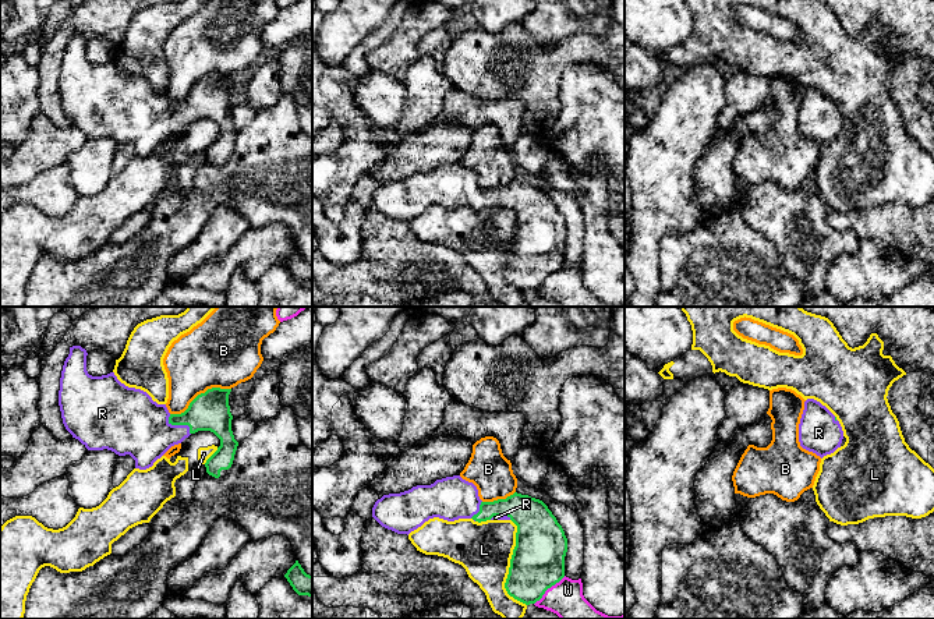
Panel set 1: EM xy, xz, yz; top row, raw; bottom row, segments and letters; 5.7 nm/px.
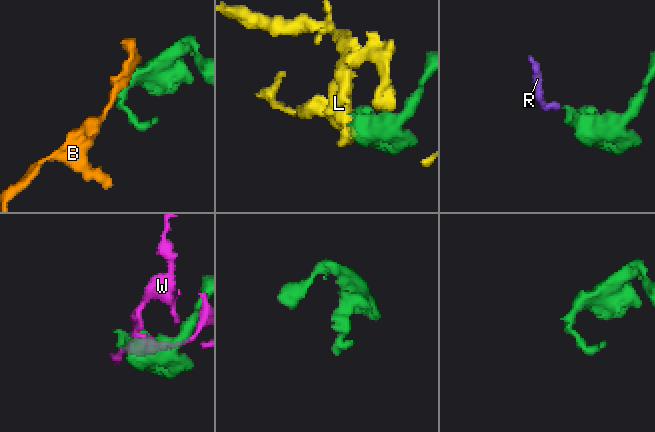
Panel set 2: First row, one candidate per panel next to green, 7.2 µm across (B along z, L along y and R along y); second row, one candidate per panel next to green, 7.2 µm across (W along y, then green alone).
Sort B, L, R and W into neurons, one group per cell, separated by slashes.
B / L / R / W

